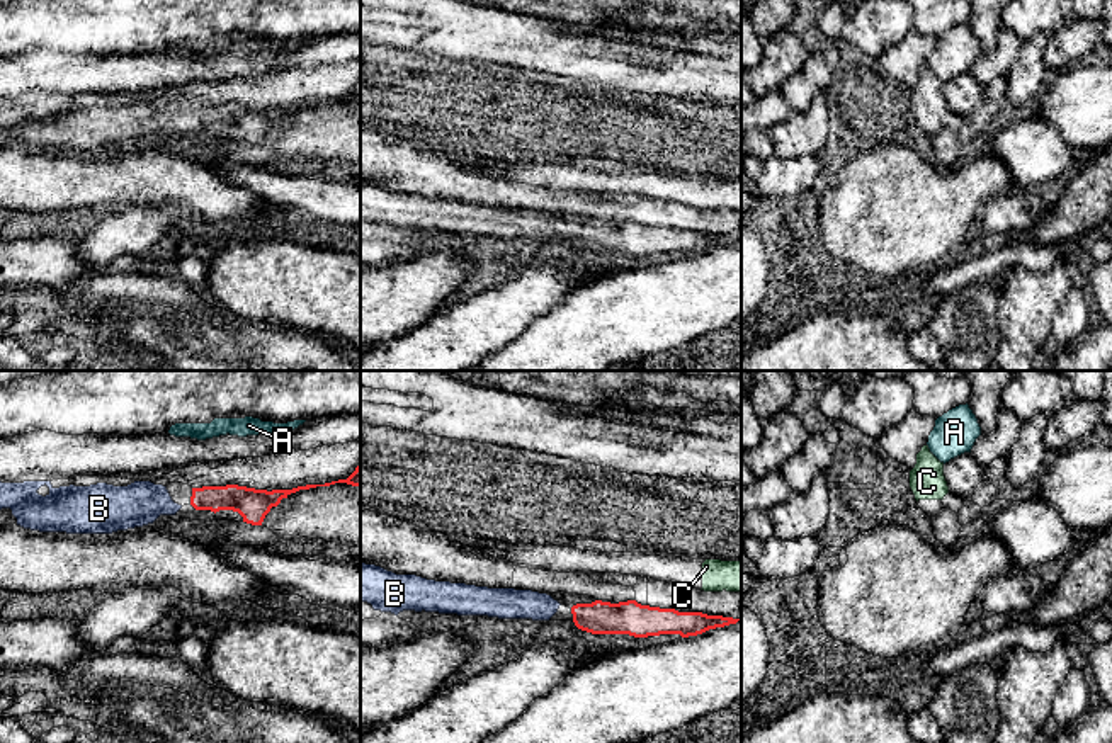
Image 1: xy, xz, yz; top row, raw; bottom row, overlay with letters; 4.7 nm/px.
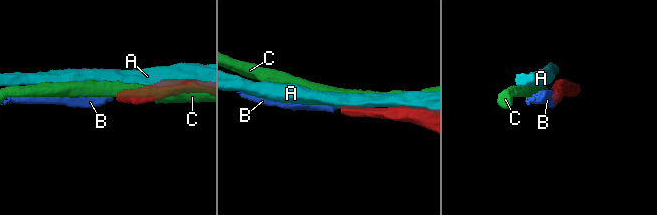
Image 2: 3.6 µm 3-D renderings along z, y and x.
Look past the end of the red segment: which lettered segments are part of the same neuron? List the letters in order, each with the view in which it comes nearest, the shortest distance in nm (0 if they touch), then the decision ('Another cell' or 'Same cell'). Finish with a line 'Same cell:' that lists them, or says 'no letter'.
A: Closest in xy. Distance 220 nm. Another cell
B: Closest in xy. Distance 50 nm. Same cell
C: Closest in xz. Distance 110 nm. Another cell
Same cell: B

